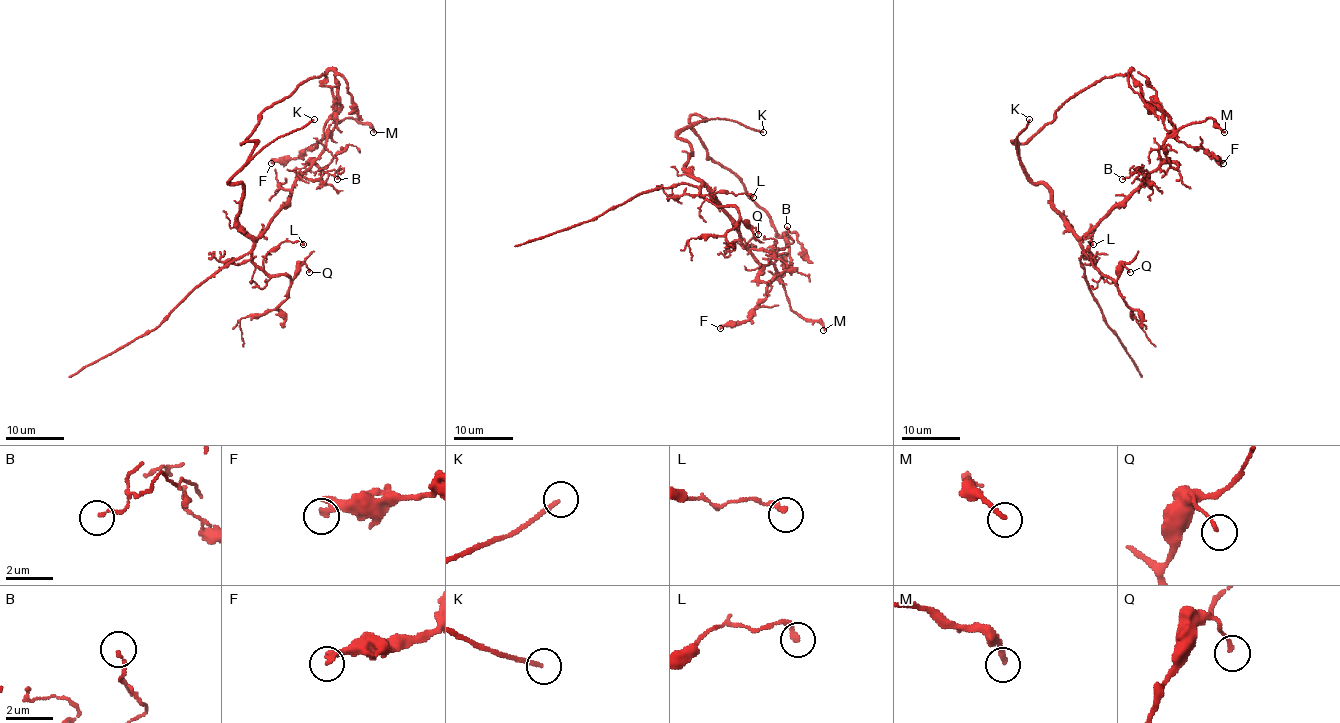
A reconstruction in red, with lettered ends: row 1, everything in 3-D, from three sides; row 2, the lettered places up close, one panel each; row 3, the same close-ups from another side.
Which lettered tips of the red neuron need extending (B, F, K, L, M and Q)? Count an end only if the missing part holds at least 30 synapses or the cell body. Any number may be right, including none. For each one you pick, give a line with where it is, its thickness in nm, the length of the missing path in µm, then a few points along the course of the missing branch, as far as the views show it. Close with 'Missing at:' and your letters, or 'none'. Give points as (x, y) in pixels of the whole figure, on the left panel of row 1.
K: at (314, 119); 180 nm thick; about 20 µm are missing; missing branch runs (314, 119), (330, 103), (350, 71), (362, 60), (376, 54)
Missing at: K

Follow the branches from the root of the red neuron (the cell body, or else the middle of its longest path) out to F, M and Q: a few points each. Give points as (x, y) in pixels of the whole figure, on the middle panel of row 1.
F: (719, 204), (741, 243), (776, 272), (754, 312), (720, 328)
M: (719, 204), (750, 253), (761, 265), (773, 265), (784, 284), (789, 308), (807, 319), (818, 321), (823, 330)
Q: (719, 204), (717, 198), (702, 185), (702, 197), (717, 206), (733, 206), (739, 217), (756, 228), (758, 234)

